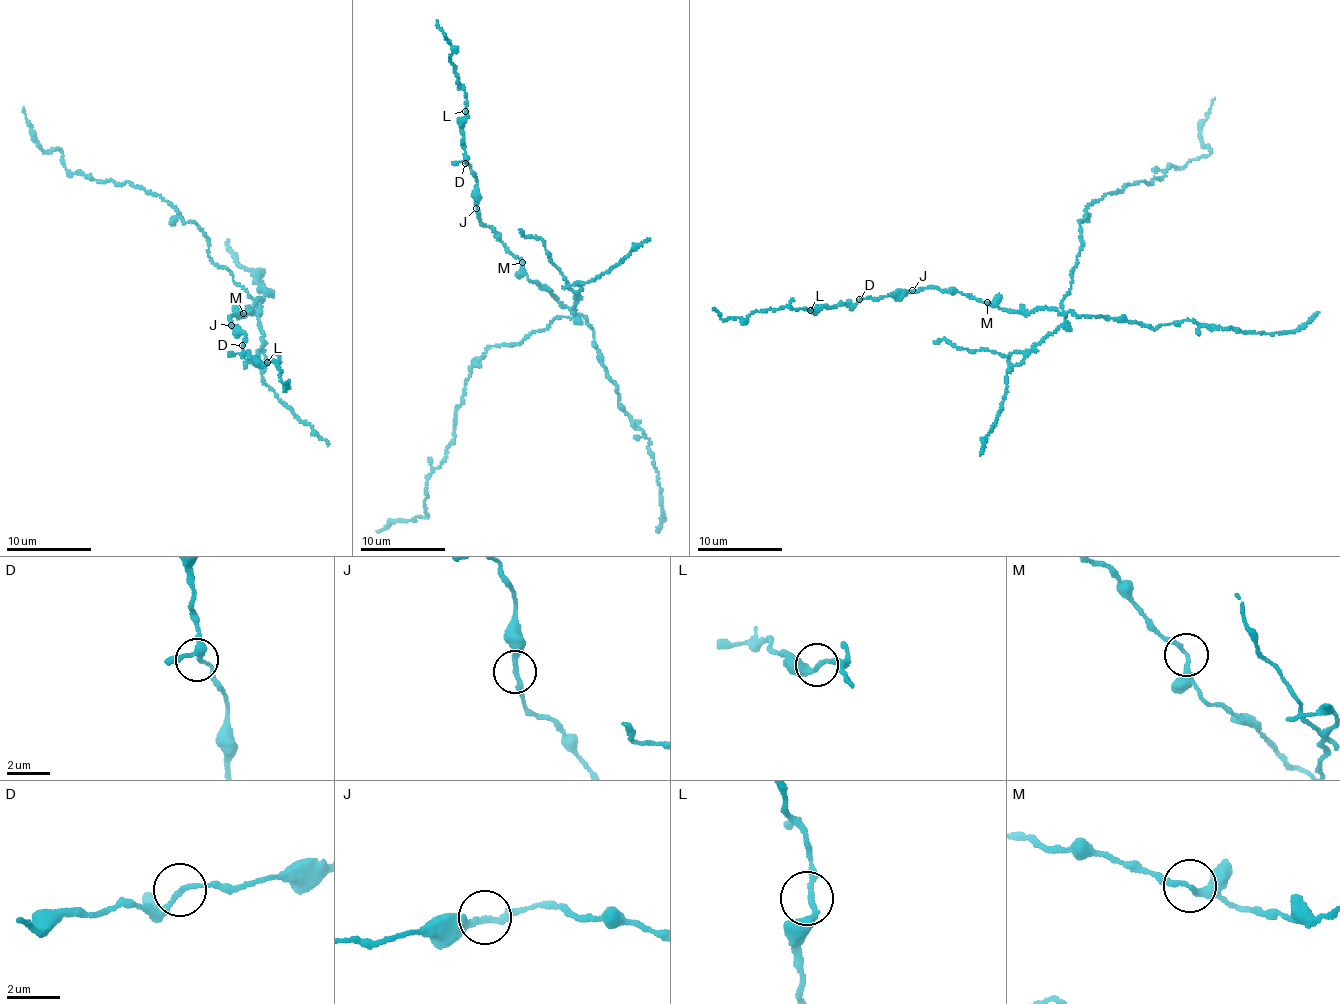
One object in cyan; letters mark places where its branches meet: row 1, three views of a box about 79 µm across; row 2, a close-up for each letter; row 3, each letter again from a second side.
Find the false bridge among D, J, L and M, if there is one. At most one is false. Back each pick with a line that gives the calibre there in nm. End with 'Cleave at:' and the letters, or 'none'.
M: Thickness 200 nm
Cleave at: M

